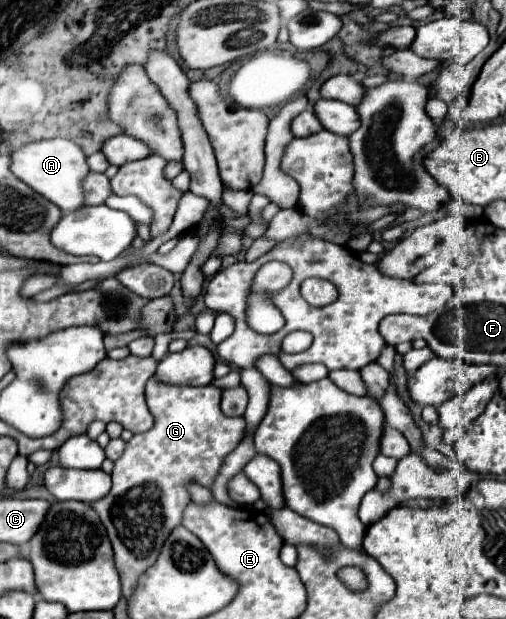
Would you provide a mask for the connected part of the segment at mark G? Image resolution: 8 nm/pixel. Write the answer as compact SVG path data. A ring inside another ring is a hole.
M151 377L145 385L145 397L147 407L155 419L153 427L145 433L137 433L131 437L131 441L125 447L125 453L121 459L115 461L113 469L113 489L107 497L93 503L91 507L99 513L101 523L107 529L107 535L111 539L113 551L115 551L115 565L121 575L123 583L123 597L129 599L135 591L139 575L147 571L157 561L157 555L167 539L167 535L181 525L181 517L185 507L191 501L191 495L187 491L189 483L197 483L201 487L211 489L223 459L239 445L245 433L245 419L243 417L225 417L219 409L221 401L221 389L215 385L205 387L189 387L189 385L167 385L161 383L157 377Z

